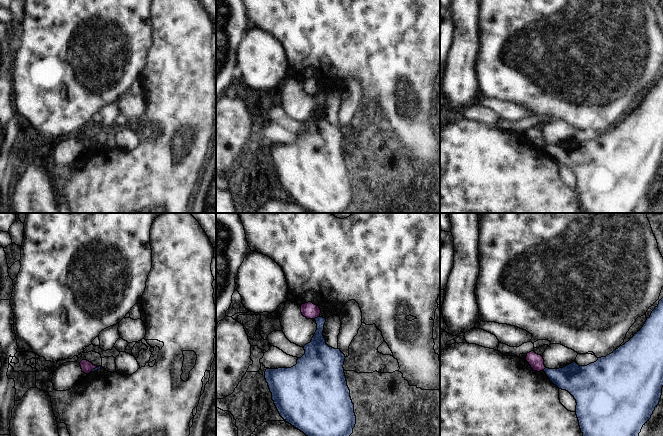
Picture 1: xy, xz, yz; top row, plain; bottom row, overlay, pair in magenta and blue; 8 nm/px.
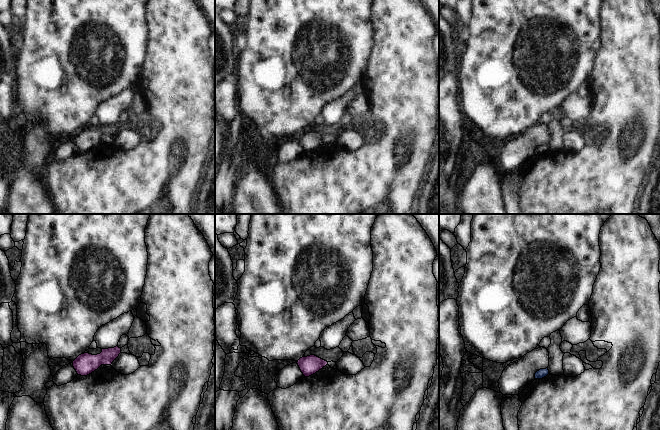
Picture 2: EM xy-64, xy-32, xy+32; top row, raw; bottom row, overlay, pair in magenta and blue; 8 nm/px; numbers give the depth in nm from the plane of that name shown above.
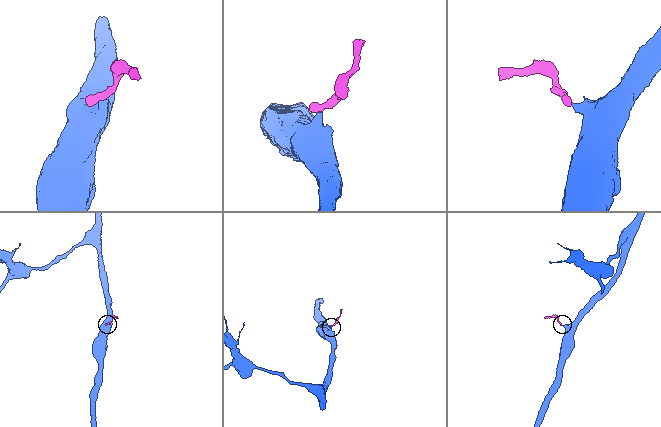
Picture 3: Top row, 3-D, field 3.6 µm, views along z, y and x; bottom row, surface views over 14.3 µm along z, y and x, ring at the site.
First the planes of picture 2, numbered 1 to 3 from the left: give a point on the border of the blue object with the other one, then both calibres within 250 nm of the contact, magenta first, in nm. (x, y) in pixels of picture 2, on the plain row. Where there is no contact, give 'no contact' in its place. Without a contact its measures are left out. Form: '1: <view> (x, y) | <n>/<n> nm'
1: no contact
2: no contact
3: no contact

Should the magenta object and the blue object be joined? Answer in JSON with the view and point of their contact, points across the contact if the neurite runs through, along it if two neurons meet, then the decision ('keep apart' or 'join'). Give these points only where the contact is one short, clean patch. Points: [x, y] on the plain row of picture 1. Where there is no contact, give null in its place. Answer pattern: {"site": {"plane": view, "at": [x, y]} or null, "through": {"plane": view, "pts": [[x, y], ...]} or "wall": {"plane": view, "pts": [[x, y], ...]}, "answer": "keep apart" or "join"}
{"site": {"plane": "xz", "at": [316, 93]}, "wall": {"plane": "xz", "pts": [[318, 92], [314, 94]]}, "answer": "keep apart"}

